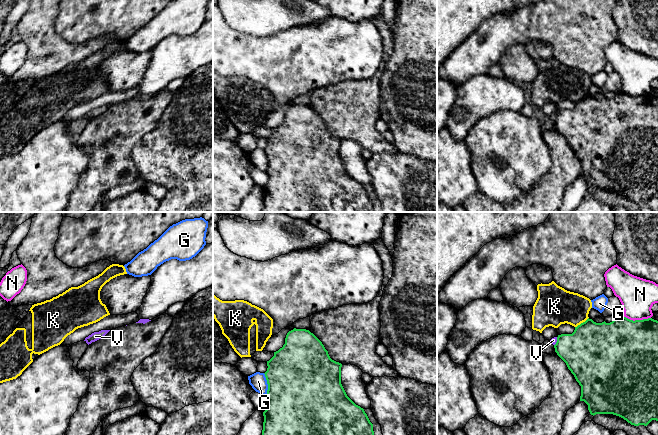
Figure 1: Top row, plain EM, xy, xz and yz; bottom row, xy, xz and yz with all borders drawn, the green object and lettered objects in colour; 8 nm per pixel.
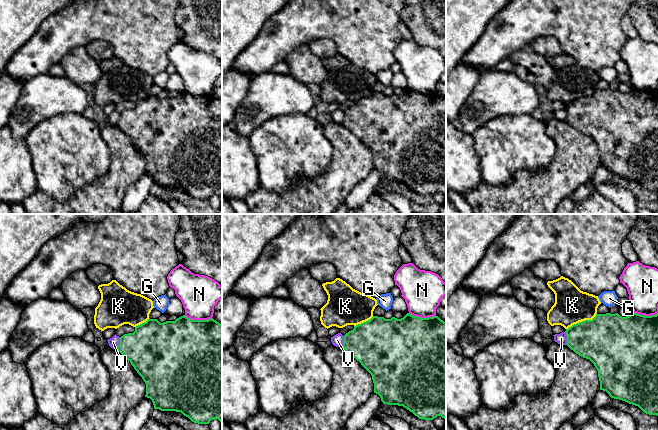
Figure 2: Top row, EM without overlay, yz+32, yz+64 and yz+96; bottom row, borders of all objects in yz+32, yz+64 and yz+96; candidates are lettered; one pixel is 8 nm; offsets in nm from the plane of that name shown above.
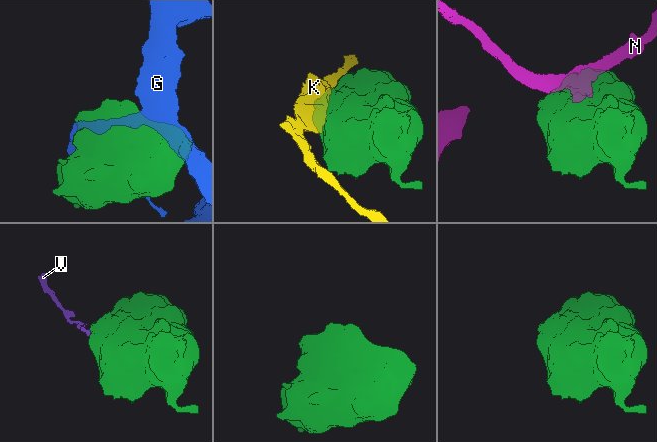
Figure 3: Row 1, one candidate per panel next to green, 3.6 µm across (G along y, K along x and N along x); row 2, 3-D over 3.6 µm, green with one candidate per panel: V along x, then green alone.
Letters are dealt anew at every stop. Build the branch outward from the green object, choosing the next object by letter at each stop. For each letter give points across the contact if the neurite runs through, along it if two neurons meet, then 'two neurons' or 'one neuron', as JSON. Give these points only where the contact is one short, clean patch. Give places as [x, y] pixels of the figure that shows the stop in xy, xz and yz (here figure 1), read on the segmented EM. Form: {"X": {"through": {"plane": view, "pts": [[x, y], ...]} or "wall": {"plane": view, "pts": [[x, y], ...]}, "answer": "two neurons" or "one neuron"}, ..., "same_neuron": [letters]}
{"G": {"answer": "two neurons"}, "K": {"answer": "two neurons"}, "N": {"wall": {"plane": "yz", "pts": [[623, 316], [633, 320], [650, 318]]}, "answer": "two neurons"}, "V": {"wall": {"plane": "yz", "pts": [[557, 337], [554, 345]]}, "answer": "two neurons"}, "same_neuron": []}

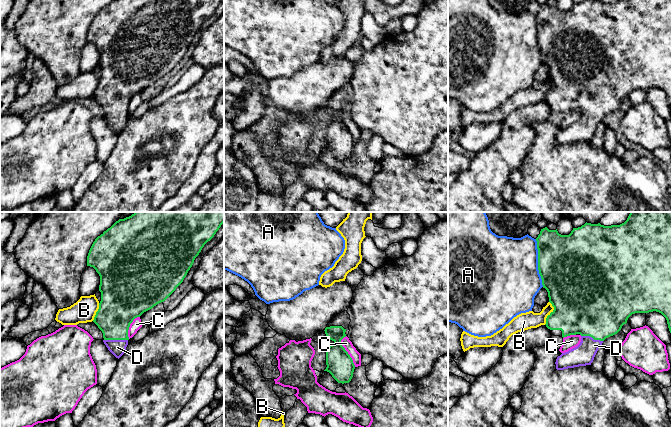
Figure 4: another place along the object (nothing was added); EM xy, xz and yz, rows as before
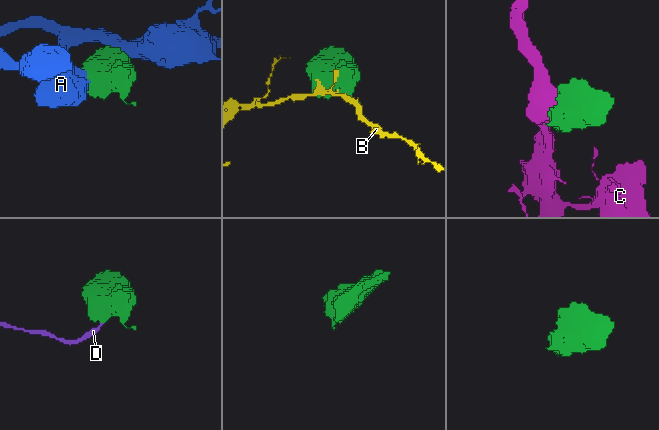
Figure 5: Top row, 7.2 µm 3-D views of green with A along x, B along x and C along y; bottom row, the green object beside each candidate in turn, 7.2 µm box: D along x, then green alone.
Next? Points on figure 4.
{"A": {"answer": "two neurons"}, "B": {"answer": "two neurons"}, "C": {"answer": "two neurons"}, "D": {"through": {"plane": "xy", "pts": [[118, 308], [116, 315], [116, 339], [117, 347]]}, "answer": "one neuron"}, "same_neuron": ["D"]}

